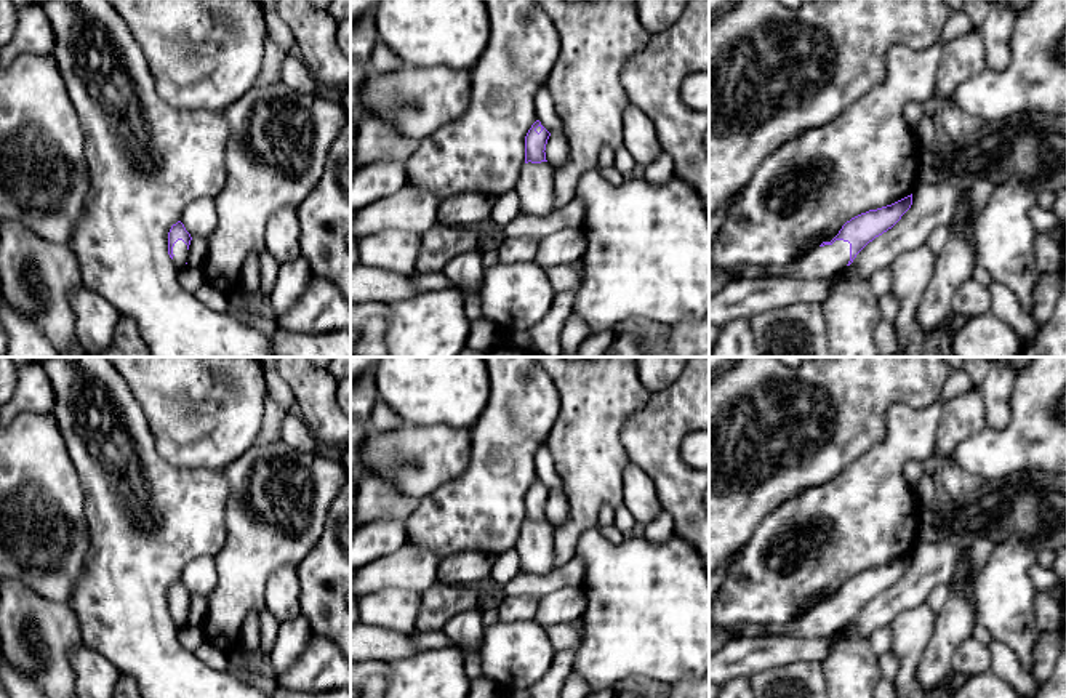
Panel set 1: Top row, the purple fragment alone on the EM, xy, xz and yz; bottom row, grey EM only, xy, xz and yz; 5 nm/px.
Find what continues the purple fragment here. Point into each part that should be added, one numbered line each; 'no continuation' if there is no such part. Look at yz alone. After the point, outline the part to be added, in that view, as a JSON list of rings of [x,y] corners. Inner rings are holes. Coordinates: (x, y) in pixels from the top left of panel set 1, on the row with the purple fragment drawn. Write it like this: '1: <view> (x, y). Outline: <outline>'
1: yz (823, 261). Outline: [[[836,240],[832,245],[816,247],[805,259],[787,266],[738,264],[728,267],[735,282],[759,279],[824,279],[836,275],[850,261],[850,243]]]

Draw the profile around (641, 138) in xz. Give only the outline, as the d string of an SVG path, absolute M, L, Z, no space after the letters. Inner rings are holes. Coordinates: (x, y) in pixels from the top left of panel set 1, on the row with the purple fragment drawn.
M629 104L623 114L624 146L637 165L648 166L663 150L656 126L635 104Z

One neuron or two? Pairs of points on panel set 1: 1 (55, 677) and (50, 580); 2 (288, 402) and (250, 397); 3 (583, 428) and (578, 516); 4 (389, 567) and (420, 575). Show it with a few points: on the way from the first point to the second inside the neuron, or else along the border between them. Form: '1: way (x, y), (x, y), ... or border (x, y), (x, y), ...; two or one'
1: border (18, 581), (48, 599), (68, 605); two
2: border (263, 373), (268, 393); two
3: way (583, 450), (583, 493); one
4: way (397, 569), (412, 569); one

